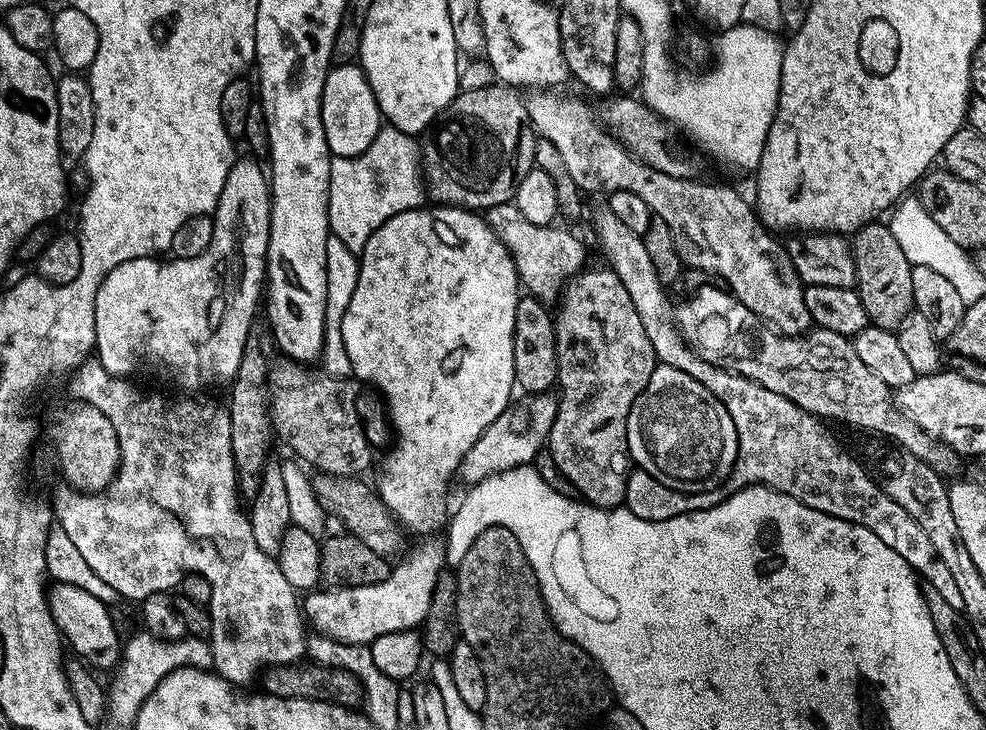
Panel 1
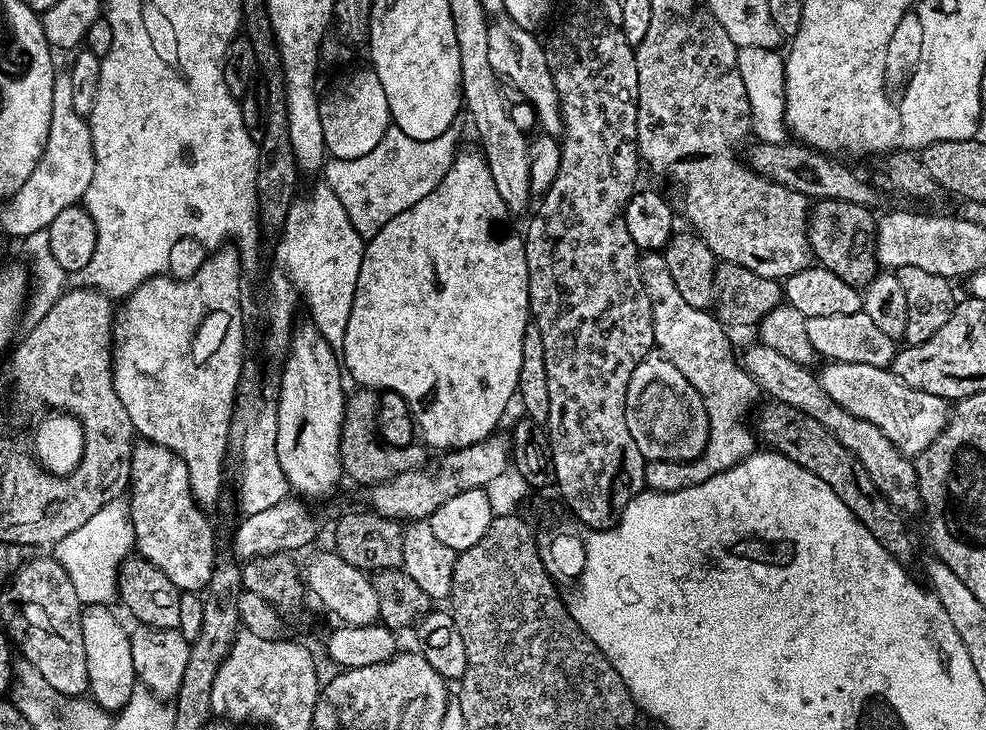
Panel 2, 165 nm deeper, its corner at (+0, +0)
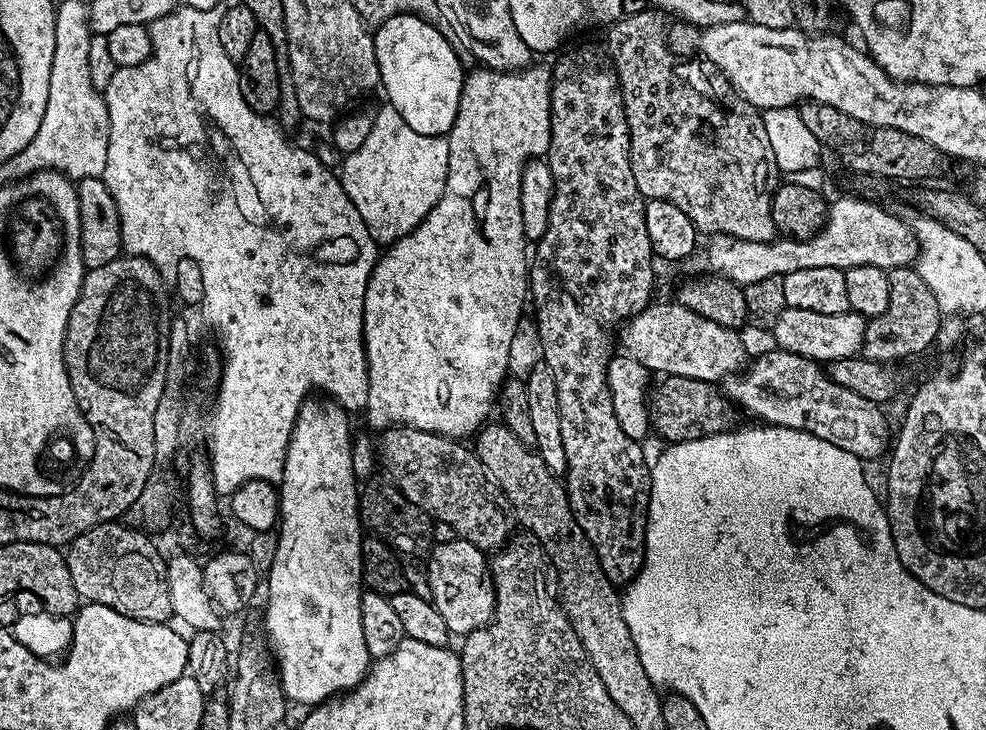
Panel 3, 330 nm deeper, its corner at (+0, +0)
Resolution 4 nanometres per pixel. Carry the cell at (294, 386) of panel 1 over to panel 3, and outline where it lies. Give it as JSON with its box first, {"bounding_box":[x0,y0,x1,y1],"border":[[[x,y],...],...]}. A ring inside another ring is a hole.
{"bounding_box":[378,426,514,554],"border":[[[393,426],[378,440],[378,464],[388,471],[387,479],[414,506],[418,506],[433,521],[441,520],[448,528],[453,528],[461,540],[478,546],[485,554],[495,553],[504,547],[513,535],[514,513],[508,506],[504,491],[488,476],[482,462],[474,455],[467,443],[439,436],[436,432],[420,432],[417,428]]]}

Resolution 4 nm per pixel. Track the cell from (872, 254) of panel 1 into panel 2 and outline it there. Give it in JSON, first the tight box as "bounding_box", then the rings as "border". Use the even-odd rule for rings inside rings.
{"bounding_box":[808,200,878,290],"border":[[[817,200],[808,213],[808,241],[819,267],[838,274],[842,282],[850,282],[850,286],[861,290],[878,271],[875,237],[878,220],[872,214],[872,208],[841,200]]]}

